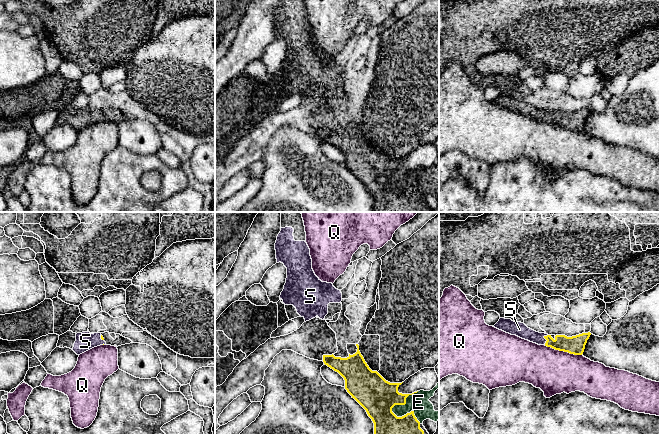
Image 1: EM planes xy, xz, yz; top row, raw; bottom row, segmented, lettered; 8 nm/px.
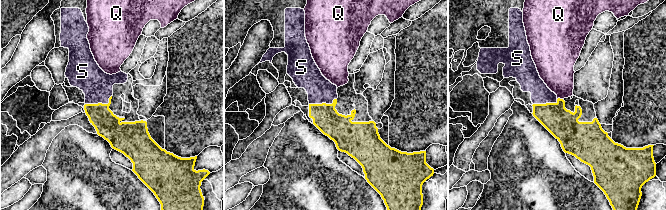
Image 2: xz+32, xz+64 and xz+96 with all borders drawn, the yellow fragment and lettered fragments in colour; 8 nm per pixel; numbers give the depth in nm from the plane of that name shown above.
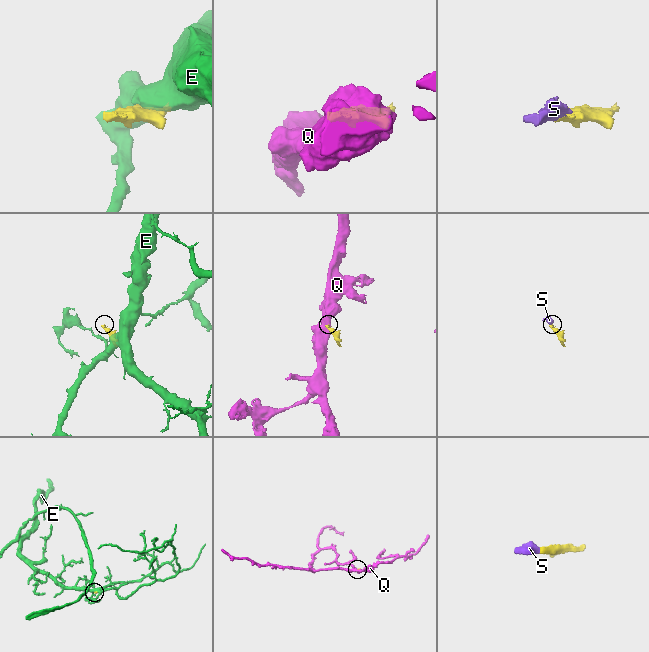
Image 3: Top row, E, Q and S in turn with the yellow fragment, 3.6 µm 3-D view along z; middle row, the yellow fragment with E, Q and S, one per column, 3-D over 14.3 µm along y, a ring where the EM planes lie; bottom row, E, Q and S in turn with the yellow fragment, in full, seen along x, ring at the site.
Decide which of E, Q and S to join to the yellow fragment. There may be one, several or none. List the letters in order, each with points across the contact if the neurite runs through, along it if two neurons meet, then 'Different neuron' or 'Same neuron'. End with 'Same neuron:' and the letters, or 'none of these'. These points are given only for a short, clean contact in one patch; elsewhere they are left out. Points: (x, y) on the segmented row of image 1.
E: Different neuron
Q: Different neuron
S: Path across: yz (575, 345), (553, 344), (545, 338), (534, 337), (519, 329). Same neuron
Same neuron: S

